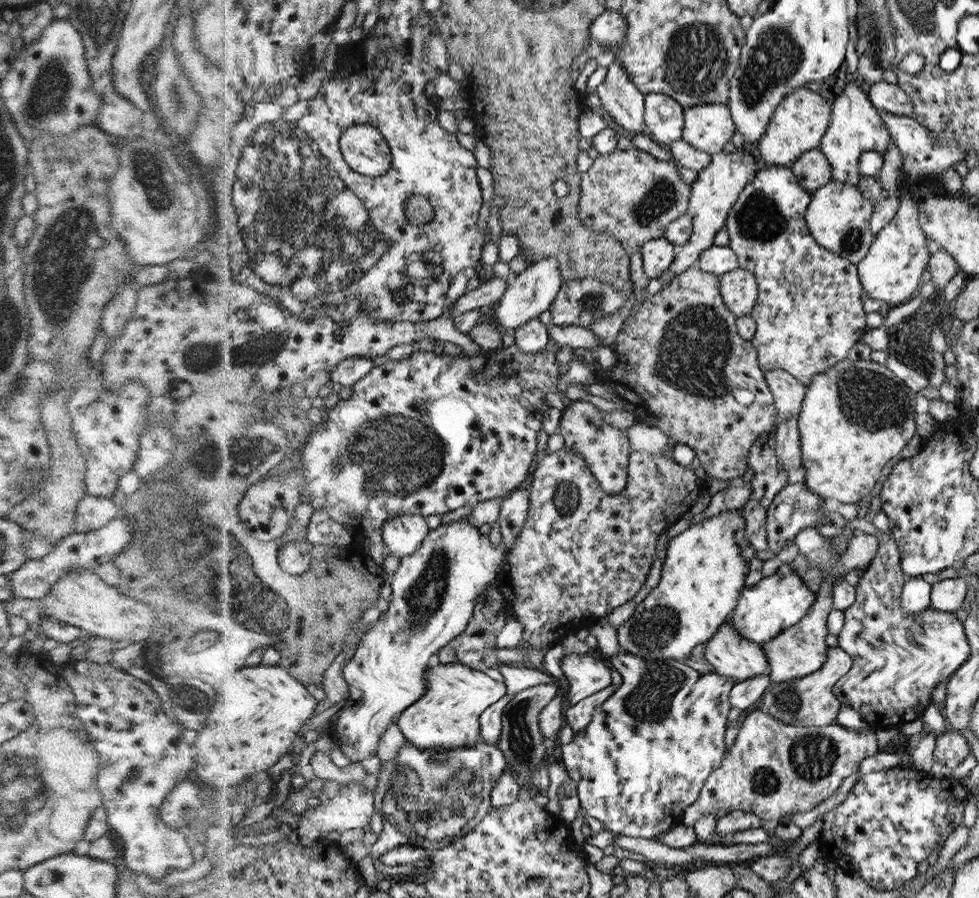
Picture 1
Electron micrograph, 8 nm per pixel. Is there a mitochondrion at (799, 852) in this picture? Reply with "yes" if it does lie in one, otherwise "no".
no

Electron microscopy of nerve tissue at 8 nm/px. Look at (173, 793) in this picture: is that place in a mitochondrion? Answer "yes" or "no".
no

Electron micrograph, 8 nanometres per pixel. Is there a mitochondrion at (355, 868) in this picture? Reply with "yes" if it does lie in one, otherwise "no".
no

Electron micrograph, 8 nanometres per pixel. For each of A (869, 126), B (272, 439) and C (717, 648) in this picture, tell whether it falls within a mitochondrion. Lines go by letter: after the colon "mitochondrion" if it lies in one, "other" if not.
A: other
B: mitochondrion
C: other

